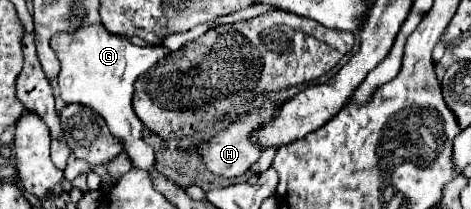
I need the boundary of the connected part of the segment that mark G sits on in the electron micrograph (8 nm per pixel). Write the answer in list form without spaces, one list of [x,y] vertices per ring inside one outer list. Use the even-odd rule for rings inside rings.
[[[87,23],[77,31],[61,31],[51,37],[51,47],[61,63],[59,71],[59,91],[65,103],[81,103],[93,107],[105,121],[113,135],[119,135],[123,149],[129,153],[133,167],[149,169],[155,165],[153,149],[141,139],[143,123],[135,115],[131,99],[133,85],[139,75],[149,71],[161,57],[167,55],[163,47],[137,47],[121,35],[109,33],[103,23]]]

